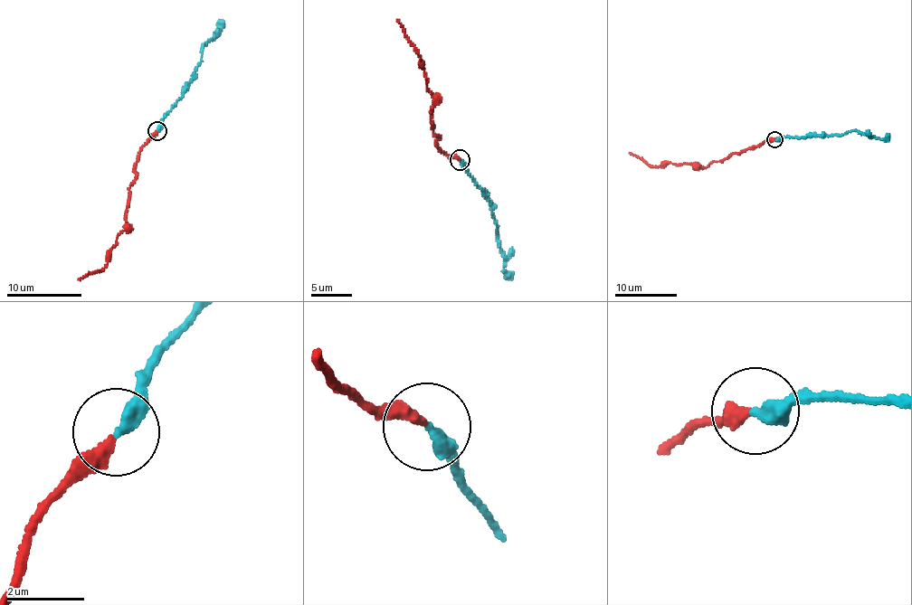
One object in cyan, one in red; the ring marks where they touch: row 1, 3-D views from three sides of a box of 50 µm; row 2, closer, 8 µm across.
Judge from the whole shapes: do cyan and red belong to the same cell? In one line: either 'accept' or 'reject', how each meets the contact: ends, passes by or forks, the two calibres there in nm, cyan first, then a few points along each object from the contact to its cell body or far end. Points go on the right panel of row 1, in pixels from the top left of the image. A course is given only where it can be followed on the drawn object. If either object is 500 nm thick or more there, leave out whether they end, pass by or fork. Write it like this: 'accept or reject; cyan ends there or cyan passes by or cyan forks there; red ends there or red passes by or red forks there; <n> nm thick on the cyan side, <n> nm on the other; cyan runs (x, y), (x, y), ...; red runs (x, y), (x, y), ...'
accept; cyan ends there; red ends there; 360 nm thick on the cyan side, 300 nm on the other; cyan runs (774, 139), (843, 136), (852, 131), (882, 138), (888, 136); red runs (774, 138), (721, 160), (712, 161), (706, 167), (669, 163), (649, 165), (629, 152)

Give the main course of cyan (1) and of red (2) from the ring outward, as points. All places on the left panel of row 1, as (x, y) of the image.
1: (157, 130), (193, 78), (203, 48), (223, 20)
2: (156, 130), (137, 161), (125, 212), (127, 223), (124, 231), (117, 237), (103, 270), (78, 279)

